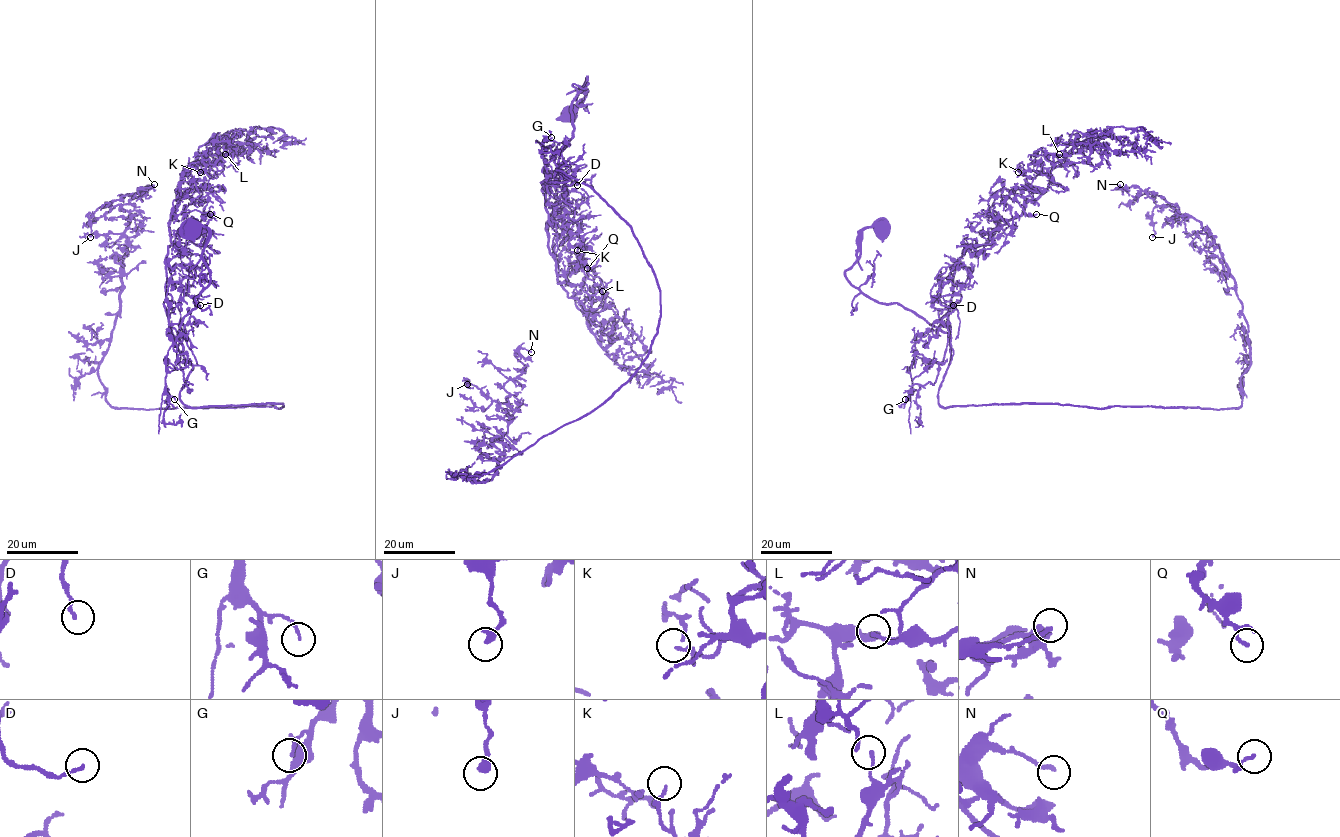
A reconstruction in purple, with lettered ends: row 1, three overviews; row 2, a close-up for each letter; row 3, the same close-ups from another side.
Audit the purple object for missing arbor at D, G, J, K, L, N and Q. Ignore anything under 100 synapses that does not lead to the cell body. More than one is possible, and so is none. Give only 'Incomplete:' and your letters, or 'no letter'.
Incomplete: no letter

